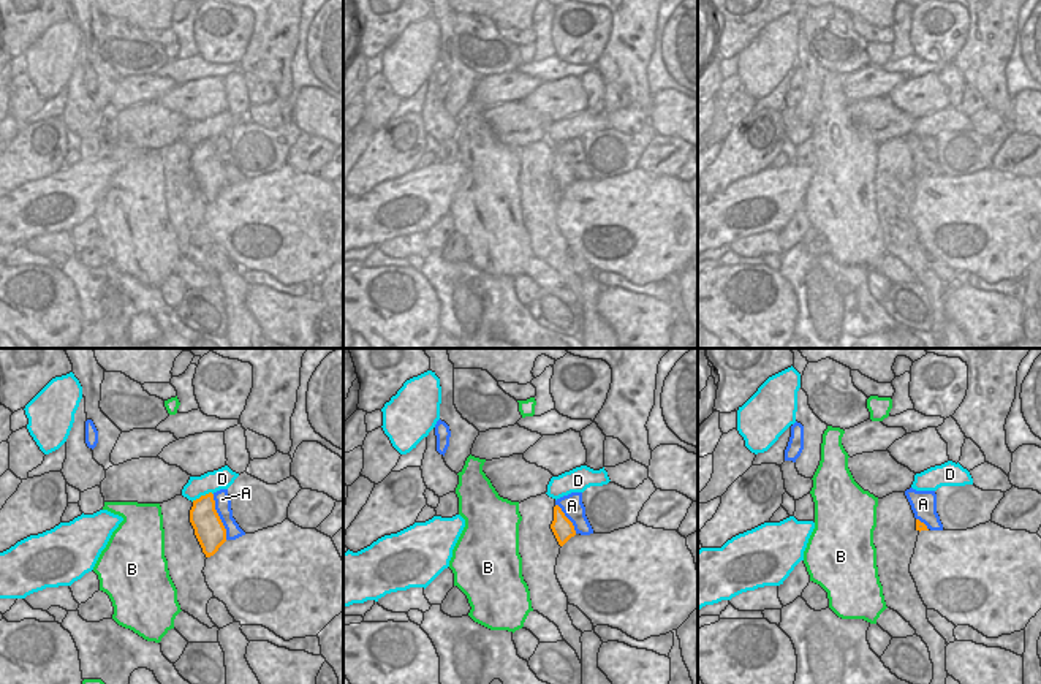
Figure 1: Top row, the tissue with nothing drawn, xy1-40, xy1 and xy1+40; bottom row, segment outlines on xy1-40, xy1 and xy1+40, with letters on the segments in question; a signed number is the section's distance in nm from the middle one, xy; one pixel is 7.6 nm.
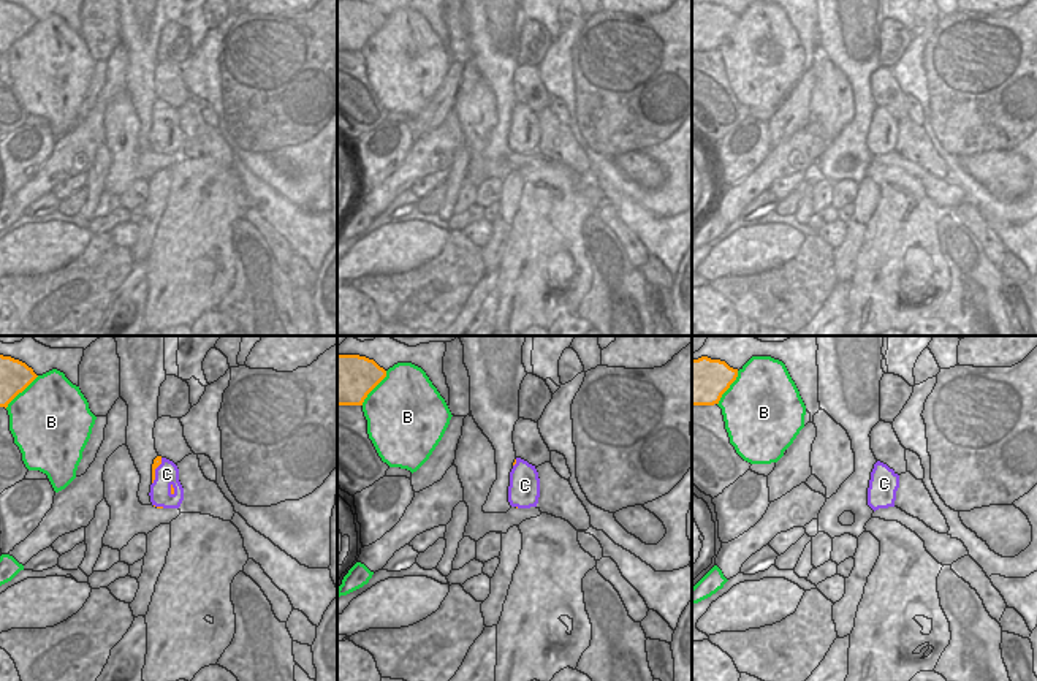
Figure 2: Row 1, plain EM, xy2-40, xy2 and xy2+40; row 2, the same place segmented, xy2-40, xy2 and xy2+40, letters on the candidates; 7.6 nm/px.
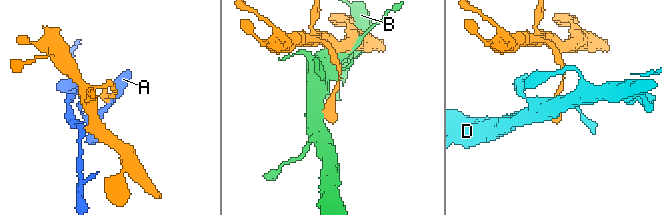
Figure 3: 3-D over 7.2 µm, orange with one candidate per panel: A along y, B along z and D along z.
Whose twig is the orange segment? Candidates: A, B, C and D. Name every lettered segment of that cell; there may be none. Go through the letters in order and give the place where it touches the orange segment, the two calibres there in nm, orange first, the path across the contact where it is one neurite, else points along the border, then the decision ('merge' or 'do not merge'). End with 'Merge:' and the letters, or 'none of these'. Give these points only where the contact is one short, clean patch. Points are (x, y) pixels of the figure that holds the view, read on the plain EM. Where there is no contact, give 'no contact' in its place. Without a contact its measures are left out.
A: meets orange in xy1-40 at (219, 162); 220 nm thick on the orange side, 120 nm on the other; do not merge
B: meets orange in xy2-40 at (21, 37); 240 nm thick on the orange side, 500 nm on the other; do not merge
C: meets orange in xy2-40 at (154, 116); 70 nm thick on the orange side, 180 nm on the other; runs through xy2-40 (157, 106), (154, 116), (167, 119); merge
D: meets orange in xy1-40 at (201, 141); 220 nm thick on the orange side, 160 nm on the other; do not merge
Merge: C

